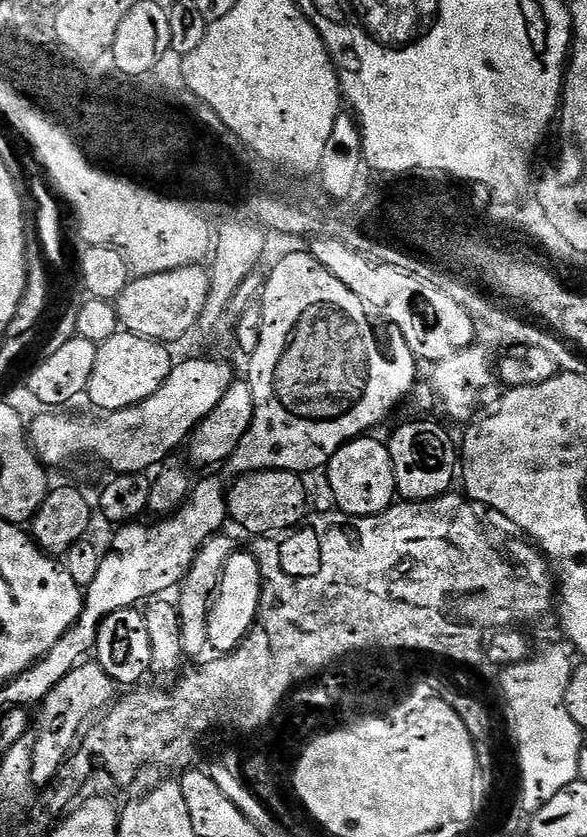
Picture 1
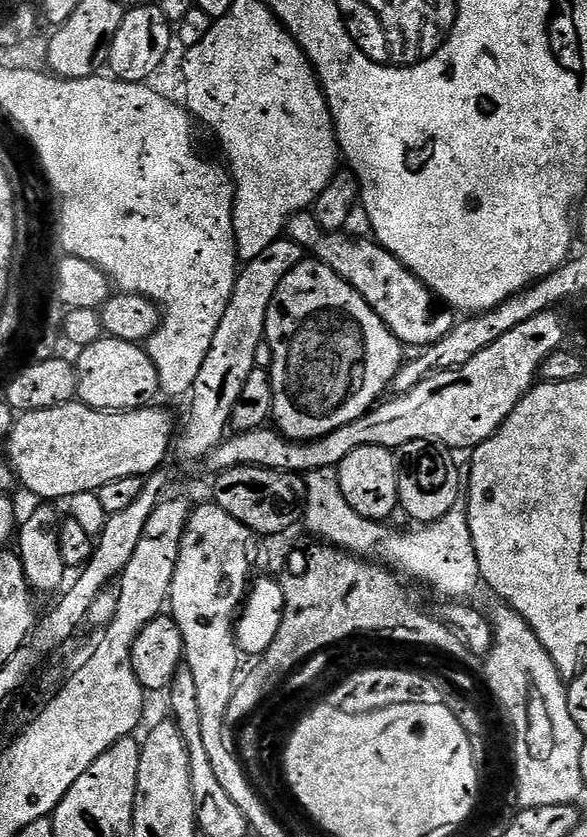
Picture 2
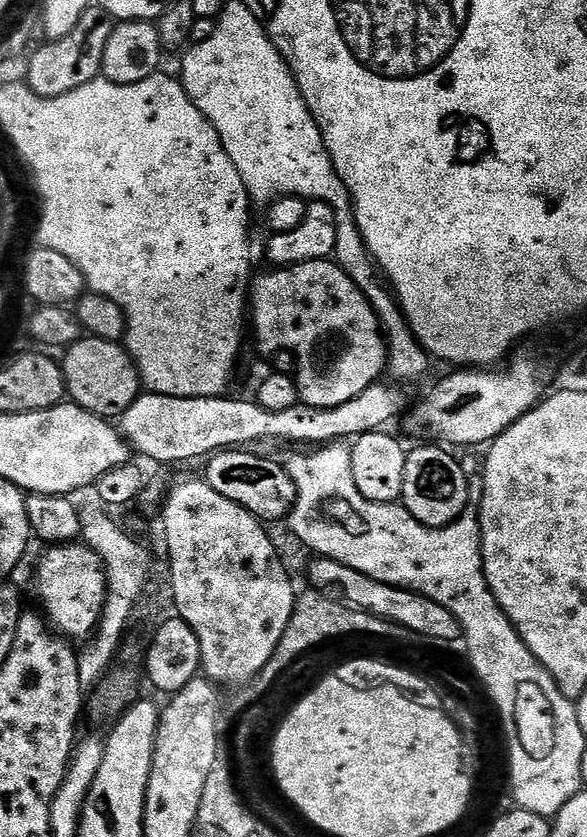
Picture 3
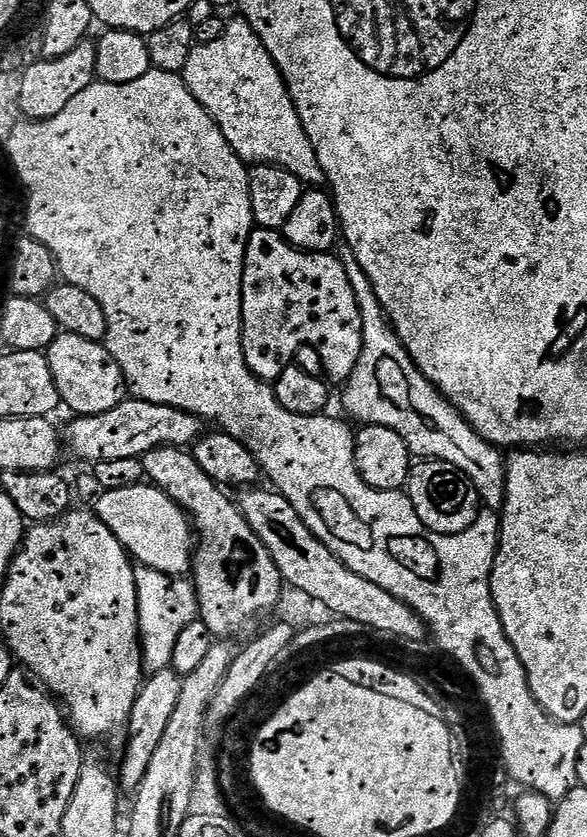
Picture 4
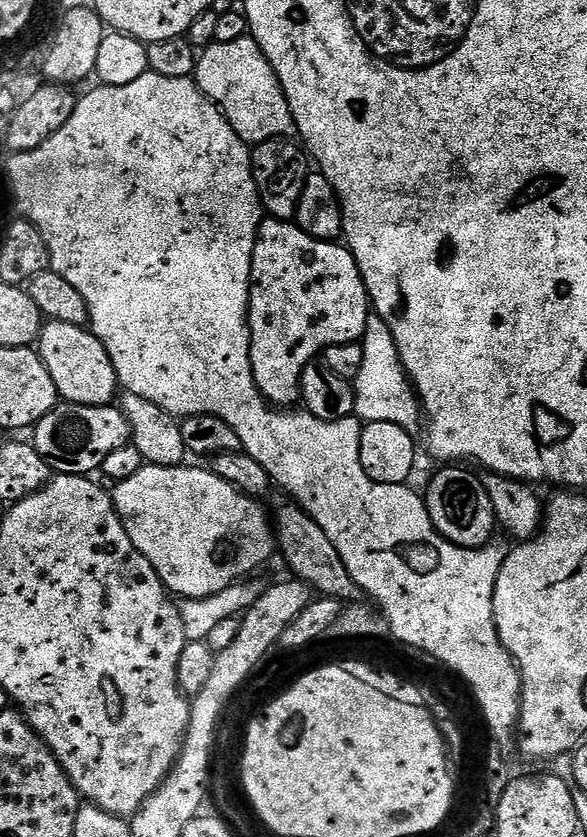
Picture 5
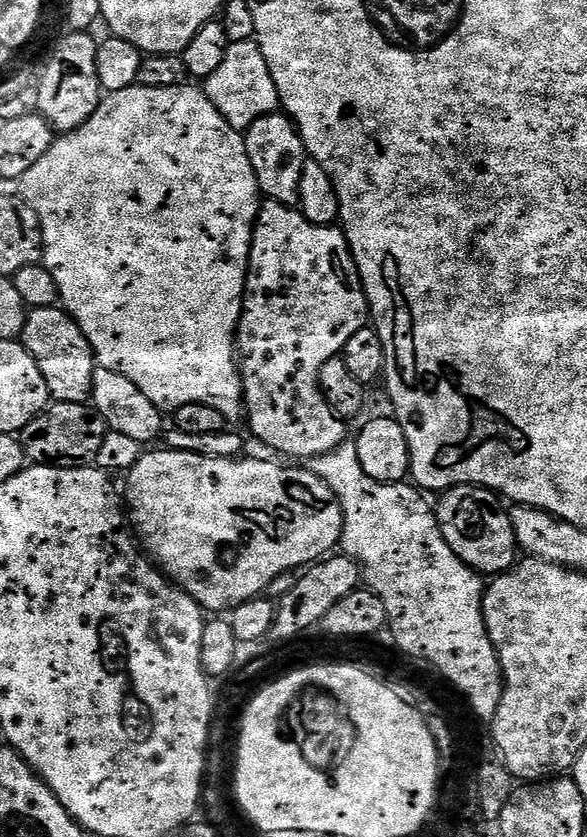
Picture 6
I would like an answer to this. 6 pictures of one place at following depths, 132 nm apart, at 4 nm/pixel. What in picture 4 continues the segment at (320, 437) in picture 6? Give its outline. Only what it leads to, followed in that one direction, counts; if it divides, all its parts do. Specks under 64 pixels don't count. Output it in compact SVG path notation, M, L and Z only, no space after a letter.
M253 227L248 239L242 274L242 322L244 357L252 373L265 382L274 376L272 356L281 352L295 357L303 344L317 348L324 371L333 381L344 382L364 349L362 314L343 259L332 252L303 252L270 228Z

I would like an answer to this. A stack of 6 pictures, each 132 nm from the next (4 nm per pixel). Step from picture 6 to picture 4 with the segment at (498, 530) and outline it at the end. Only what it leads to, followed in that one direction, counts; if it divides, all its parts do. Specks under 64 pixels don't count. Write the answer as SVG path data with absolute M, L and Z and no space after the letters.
M426 460L417 463L408 476L406 494L414 506L421 522L438 534L462 534L478 518L480 509L480 495L473 486L472 479L458 466L450 466L450 462L441 460Z

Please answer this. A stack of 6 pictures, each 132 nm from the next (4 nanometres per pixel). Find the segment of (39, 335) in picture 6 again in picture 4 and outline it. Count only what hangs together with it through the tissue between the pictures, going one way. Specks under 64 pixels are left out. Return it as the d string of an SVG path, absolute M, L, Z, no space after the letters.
M61 331L54 342L46 349L50 374L54 374L54 382L58 386L61 405L69 408L76 416L93 416L106 414L106 410L114 410L126 399L126 385L122 366L114 362L114 354L105 348L99 340L82 338L78 334Z

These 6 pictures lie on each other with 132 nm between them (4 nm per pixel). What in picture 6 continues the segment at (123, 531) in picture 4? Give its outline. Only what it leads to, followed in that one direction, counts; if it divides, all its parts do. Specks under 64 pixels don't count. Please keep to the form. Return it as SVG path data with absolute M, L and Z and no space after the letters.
M145 451L139 462L126 473L128 480L128 500L126 496L126 516L130 521L130 528L138 537L143 551L158 565L161 572L190 598L200 603L201 608L212 614L224 614L229 610L237 608L242 602L257 599L269 586L278 574L296 572L305 566L311 566L321 558L327 557L339 545L342 517L340 504L336 496L314 474L311 467L287 468L284 464L275 464L272 460L244 460L245 458L210 458L197 452L164 452Z

